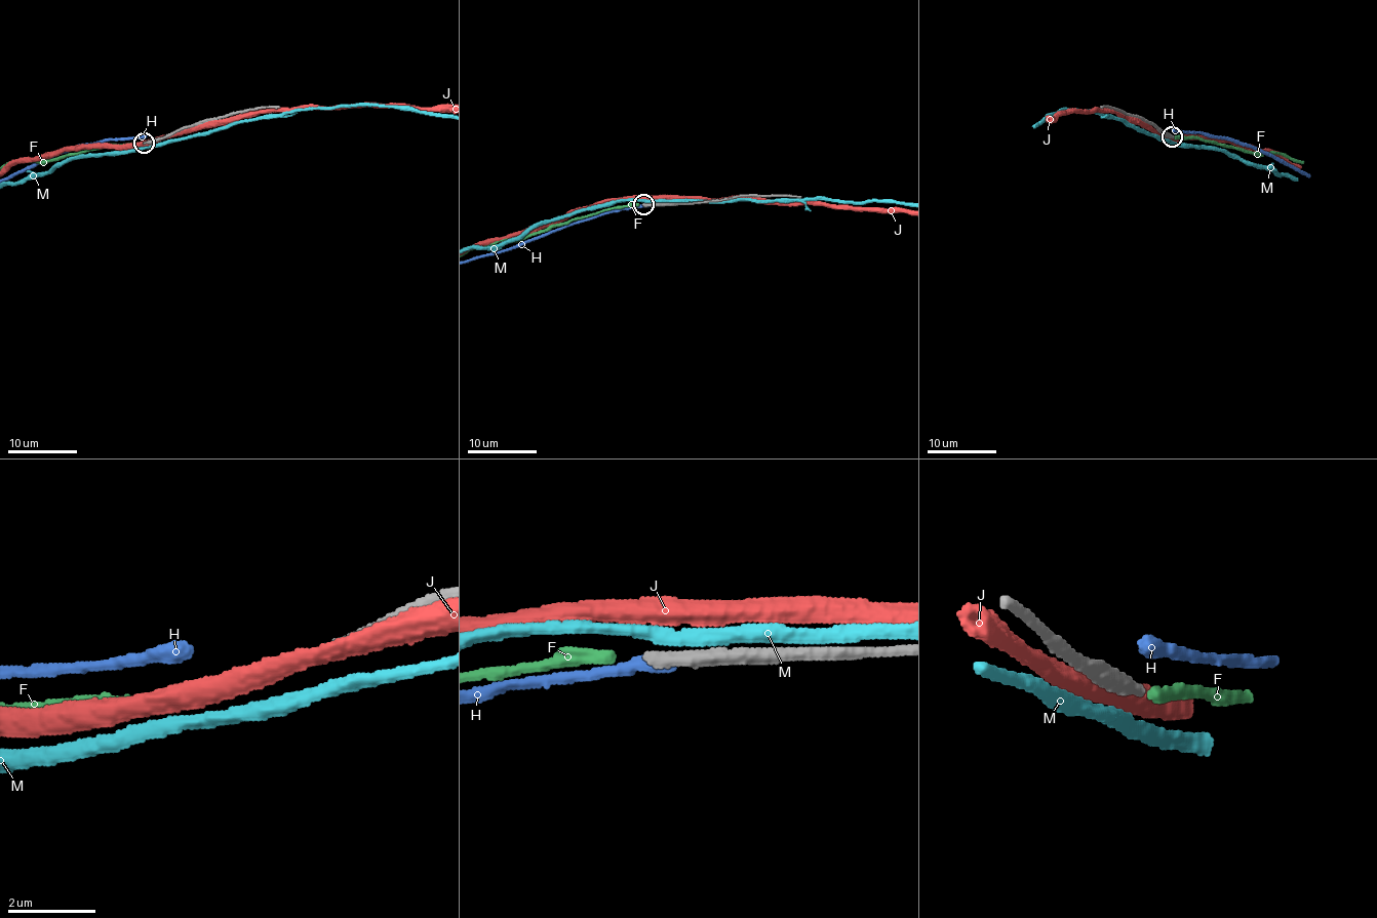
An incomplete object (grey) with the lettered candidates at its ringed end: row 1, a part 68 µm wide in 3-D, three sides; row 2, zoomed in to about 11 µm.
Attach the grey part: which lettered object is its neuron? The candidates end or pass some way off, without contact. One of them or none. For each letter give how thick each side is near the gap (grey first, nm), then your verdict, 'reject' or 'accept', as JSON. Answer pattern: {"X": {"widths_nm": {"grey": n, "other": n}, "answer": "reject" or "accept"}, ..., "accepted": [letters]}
{"F": {"widths_nm": {"grey": 280, "other": 280}, "answer": "accept"}, "H": {"widths_nm": {"grey": 280, "other": 400}, "answer": "reject"}, "J": {"widths_nm": {"grey": 280, "other": 480}, "answer": "reject"}, "M": {"widths_nm": {"grey": 280, "other": 320}, "answer": "reject"}, "accepted": ["F"]}

